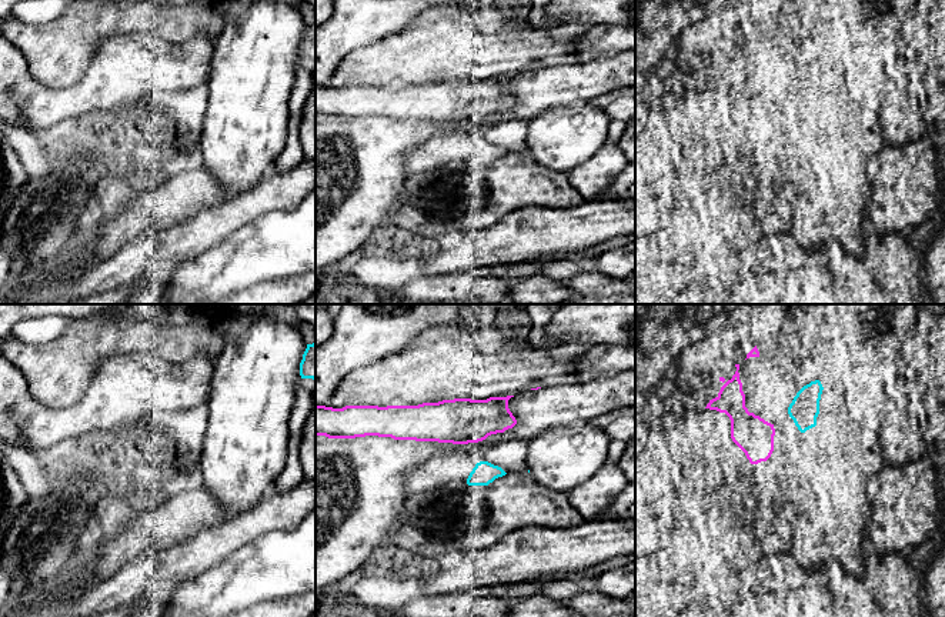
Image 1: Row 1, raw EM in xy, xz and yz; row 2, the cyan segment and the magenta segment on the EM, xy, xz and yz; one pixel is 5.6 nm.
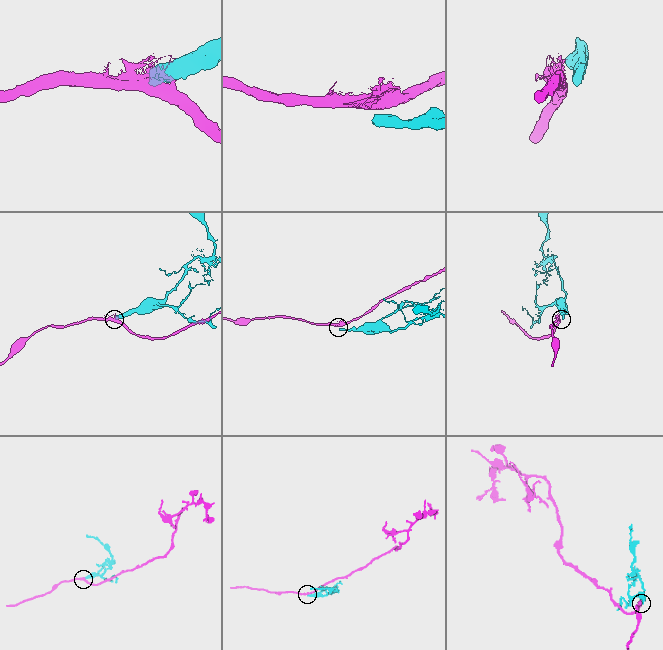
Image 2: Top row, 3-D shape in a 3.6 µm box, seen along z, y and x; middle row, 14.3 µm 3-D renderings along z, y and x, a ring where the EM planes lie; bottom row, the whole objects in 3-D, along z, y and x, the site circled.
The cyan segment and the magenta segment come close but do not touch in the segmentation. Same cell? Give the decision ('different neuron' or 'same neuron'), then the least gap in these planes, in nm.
different neuron | 110 nm

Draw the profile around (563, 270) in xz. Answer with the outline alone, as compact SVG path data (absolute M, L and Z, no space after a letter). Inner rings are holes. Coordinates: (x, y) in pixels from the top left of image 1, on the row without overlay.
M552 260L548 263L541 263L540 273L560 281L568 281L574 276L585 271L588 264L585 261L572 260Z

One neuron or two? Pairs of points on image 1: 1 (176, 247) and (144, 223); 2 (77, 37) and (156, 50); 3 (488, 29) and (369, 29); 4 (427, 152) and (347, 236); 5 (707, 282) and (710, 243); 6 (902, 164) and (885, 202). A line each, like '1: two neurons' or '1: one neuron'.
1: two neurons
2: two neurons
3: two neurons
4: two neurons
5: one neuron
6: one neuron

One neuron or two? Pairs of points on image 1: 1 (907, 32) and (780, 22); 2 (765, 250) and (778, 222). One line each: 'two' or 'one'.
1: two
2: two

